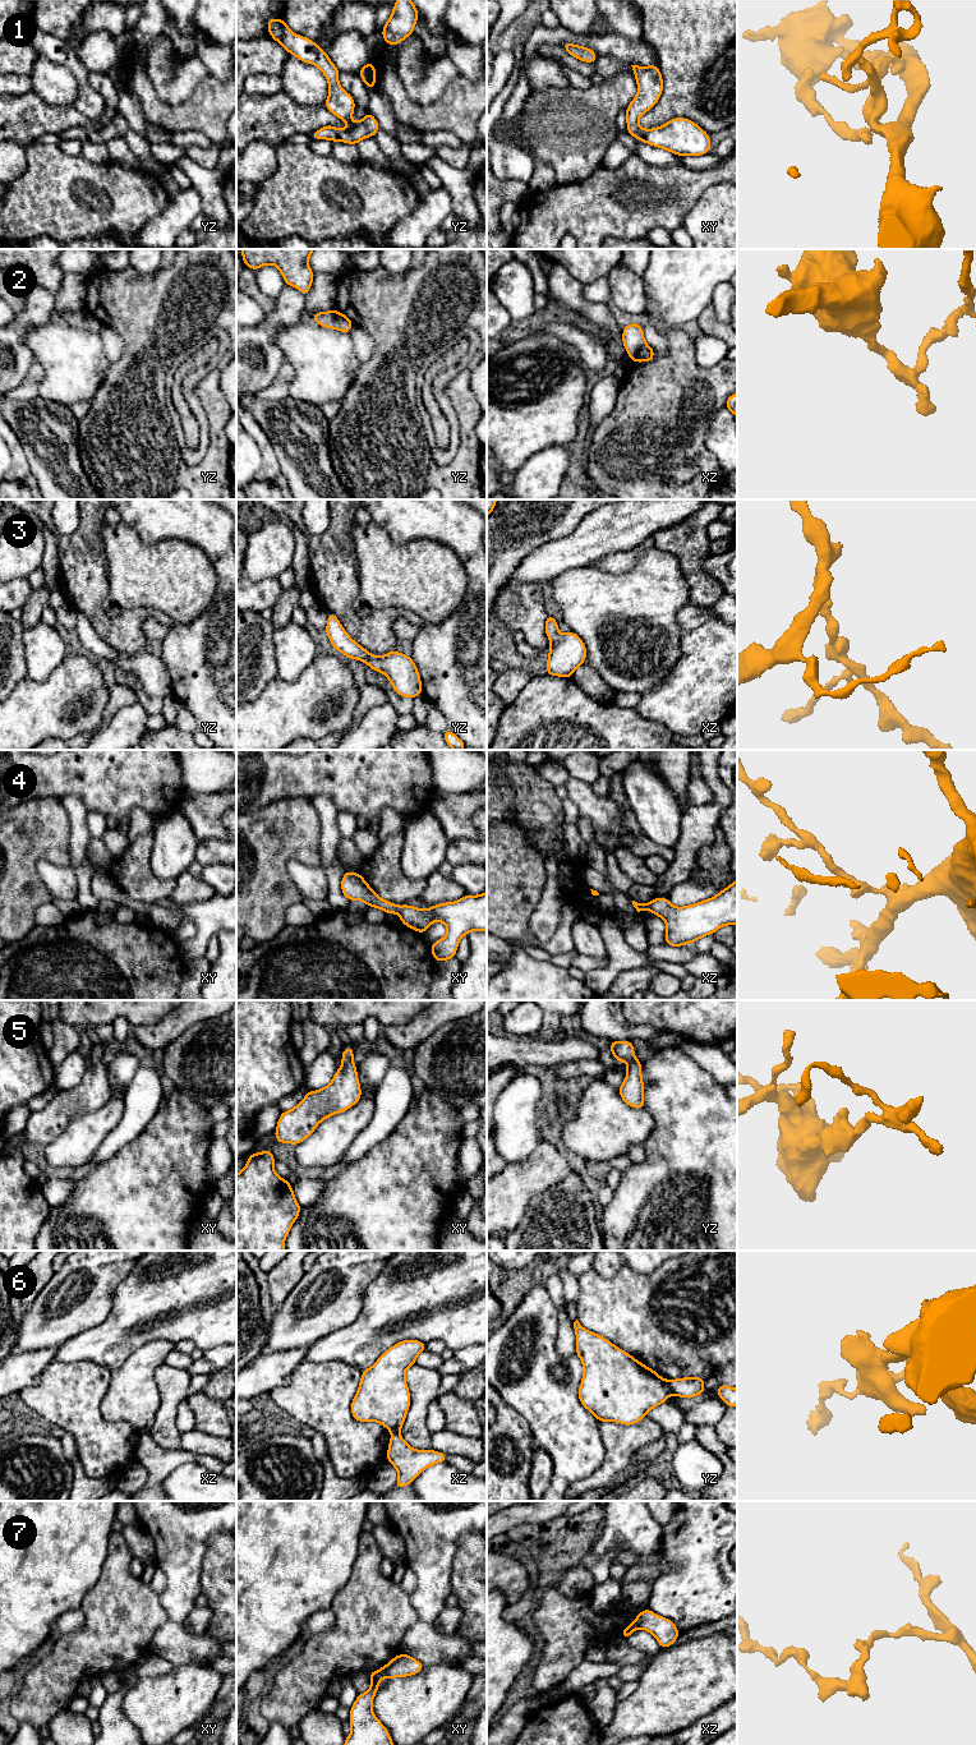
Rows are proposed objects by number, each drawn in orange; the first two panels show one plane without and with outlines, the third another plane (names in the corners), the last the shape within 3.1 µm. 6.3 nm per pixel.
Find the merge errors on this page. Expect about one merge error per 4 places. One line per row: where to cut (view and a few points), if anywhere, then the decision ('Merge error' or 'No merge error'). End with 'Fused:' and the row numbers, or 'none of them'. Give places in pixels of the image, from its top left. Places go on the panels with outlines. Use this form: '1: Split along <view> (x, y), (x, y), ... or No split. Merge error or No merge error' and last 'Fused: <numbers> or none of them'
1: No split. No merge error
2: No split. No merge error
3: No split. No merge error
4: No split. No merge error
5: No split. No merge error
6: Split along yz (667, 1381), (672, 1393). Merge error
7: Split along xy (385, 1666), (382, 1675). Merge error
Fused: 6, 7

